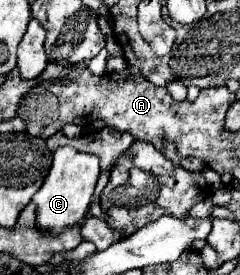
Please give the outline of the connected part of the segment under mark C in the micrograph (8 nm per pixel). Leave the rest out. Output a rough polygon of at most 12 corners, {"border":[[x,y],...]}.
{"border":[[54,152],[32,198],[36,228],[56,238],[82,222],[98,156]]}

